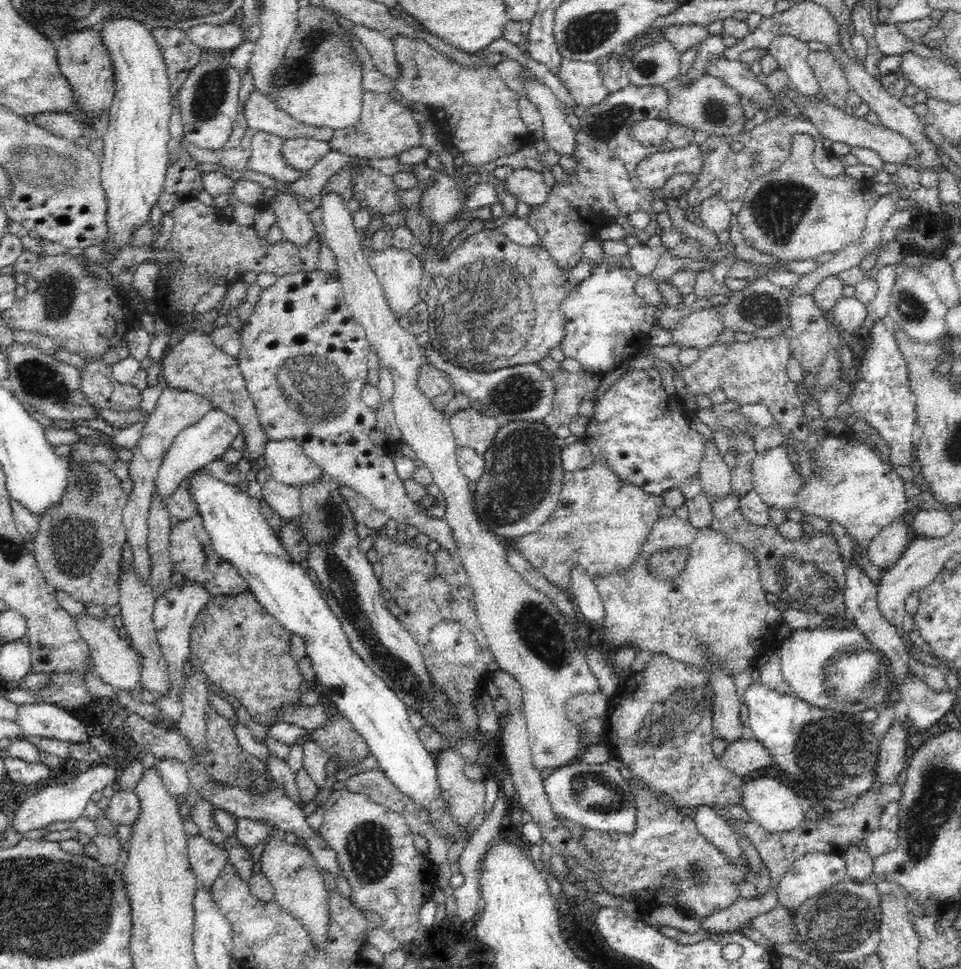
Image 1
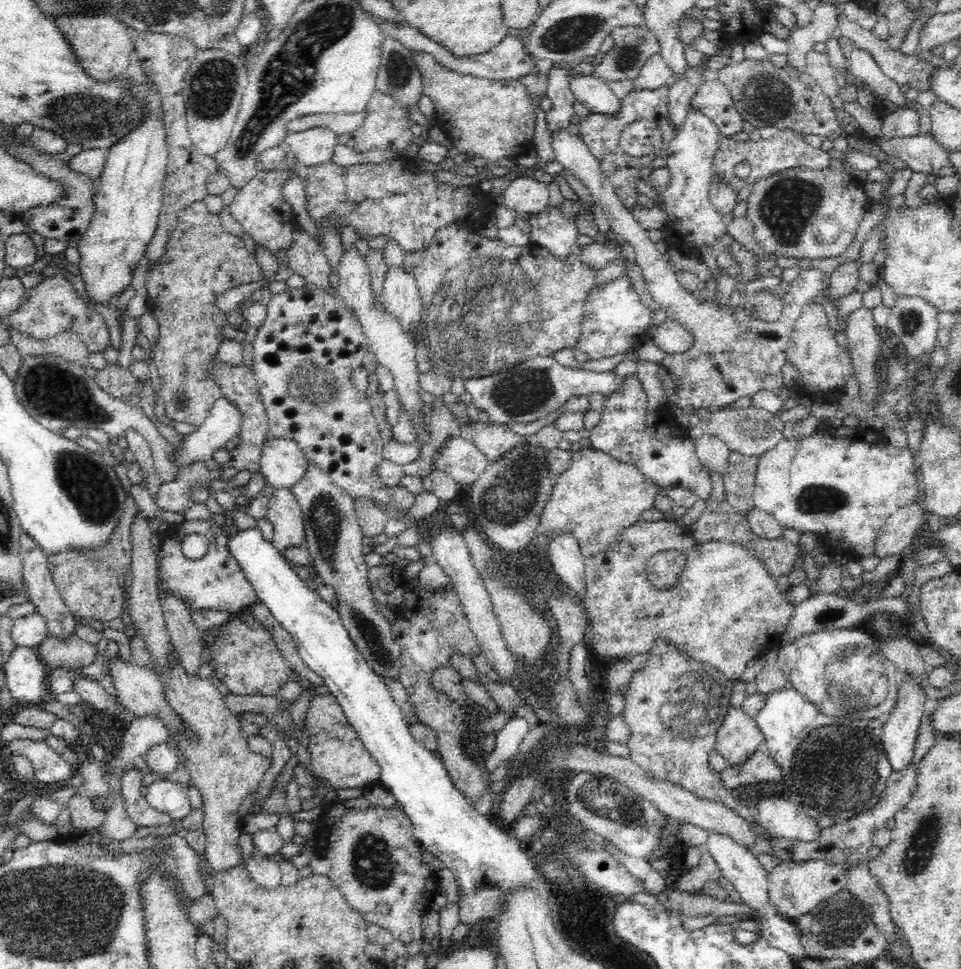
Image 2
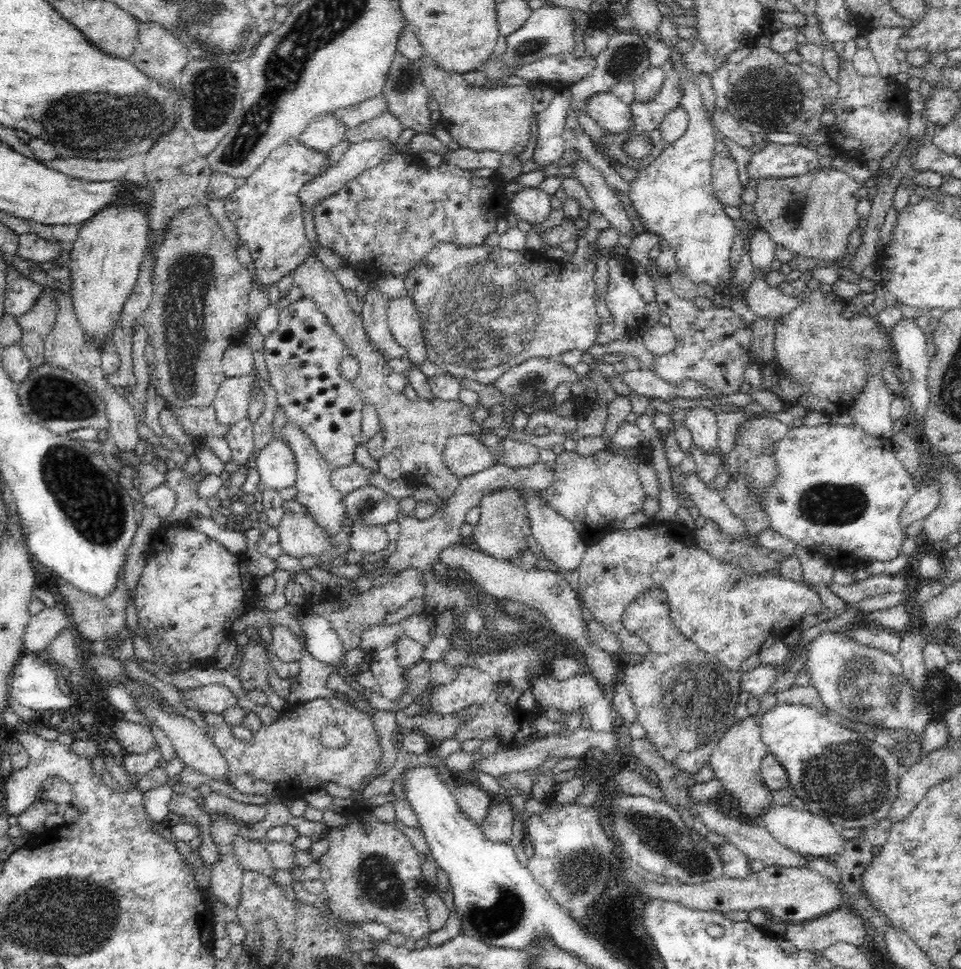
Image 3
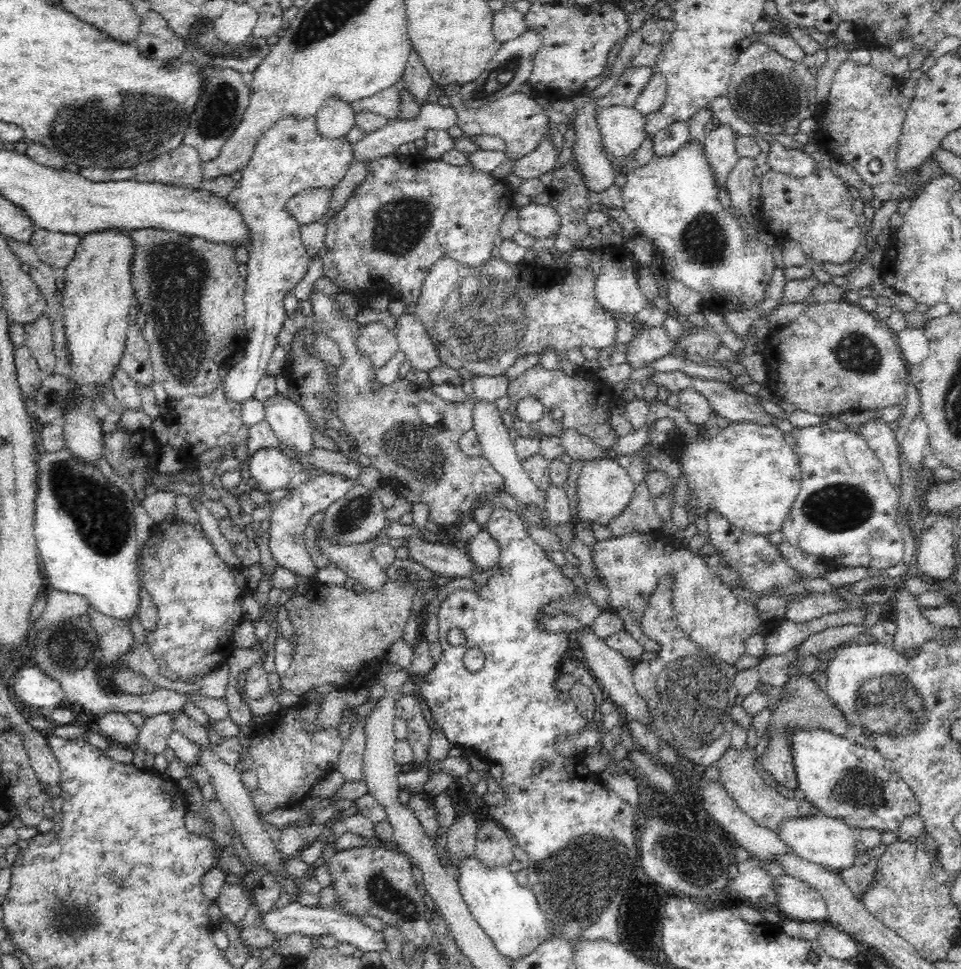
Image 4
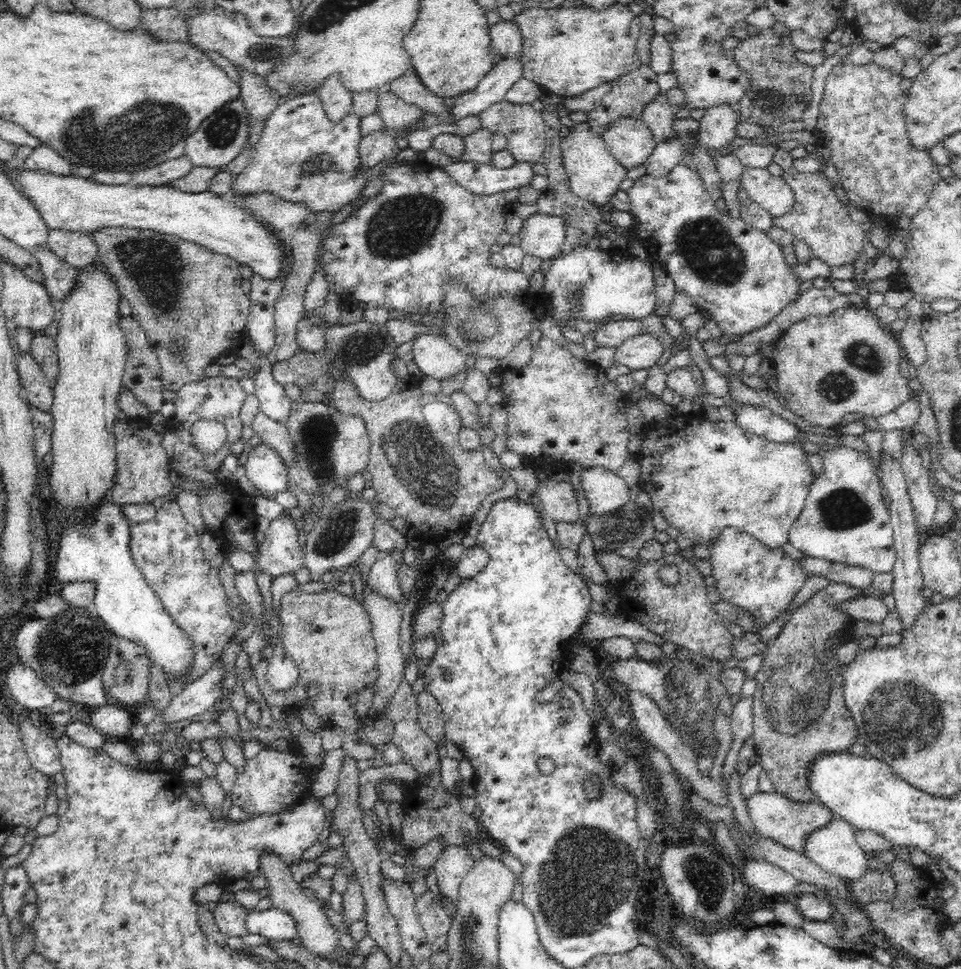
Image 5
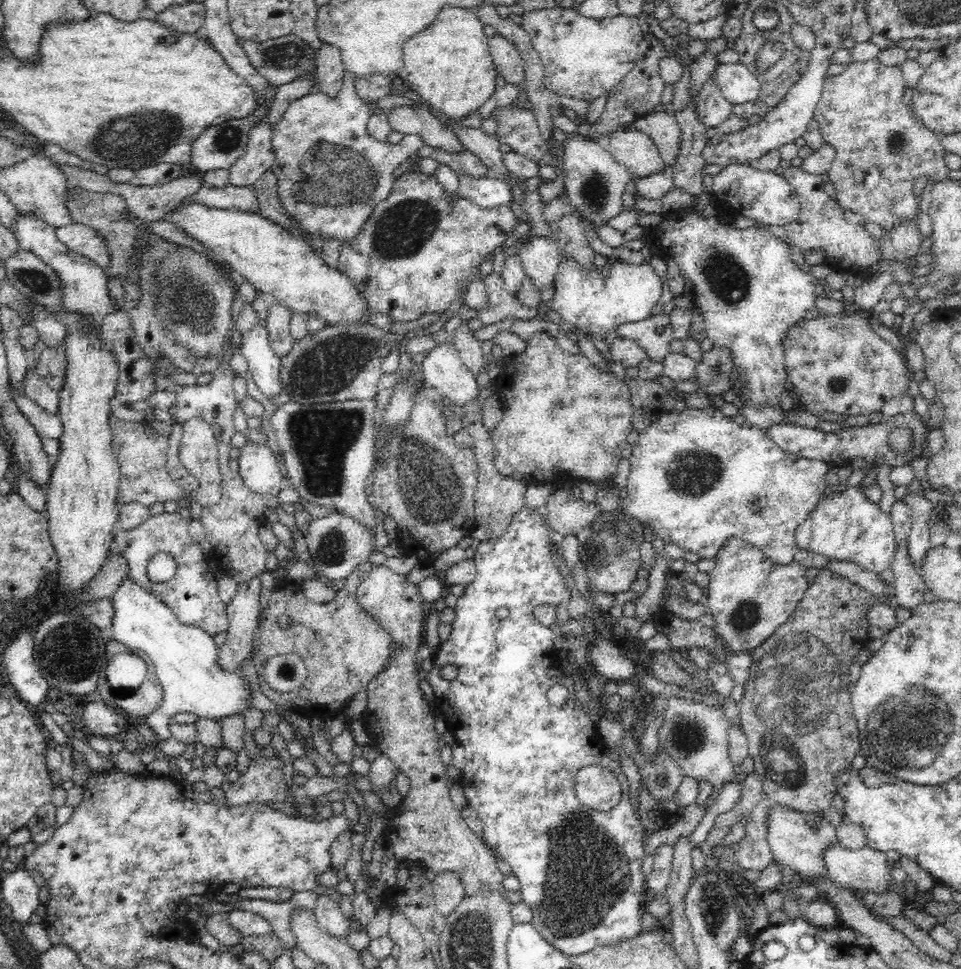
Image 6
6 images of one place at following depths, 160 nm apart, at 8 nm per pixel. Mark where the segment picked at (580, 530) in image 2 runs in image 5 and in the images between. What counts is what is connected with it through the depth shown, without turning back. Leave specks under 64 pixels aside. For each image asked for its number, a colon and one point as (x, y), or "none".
3: (596, 493)
4: (604, 488)
5: (605, 491)

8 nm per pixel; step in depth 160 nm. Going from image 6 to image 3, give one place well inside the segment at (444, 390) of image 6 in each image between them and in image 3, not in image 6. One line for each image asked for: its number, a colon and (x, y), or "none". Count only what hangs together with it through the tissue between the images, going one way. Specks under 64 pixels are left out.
3: (404, 321)
4: (413, 339)
5: (436, 357)

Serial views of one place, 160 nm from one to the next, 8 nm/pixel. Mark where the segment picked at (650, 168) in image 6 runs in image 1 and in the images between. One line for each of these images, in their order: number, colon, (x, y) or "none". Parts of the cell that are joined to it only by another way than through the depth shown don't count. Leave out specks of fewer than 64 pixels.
1: (583, 80)
2: (594, 93)
3: (613, 115)
4: (623, 129)
5: (630, 142)

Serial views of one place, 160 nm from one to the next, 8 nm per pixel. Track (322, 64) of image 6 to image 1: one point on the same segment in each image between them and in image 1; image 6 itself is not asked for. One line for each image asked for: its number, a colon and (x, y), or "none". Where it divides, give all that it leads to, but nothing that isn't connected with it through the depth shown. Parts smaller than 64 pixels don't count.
1: (302, 154)
2: (314, 146)
3: (323, 133)
4: (335, 119)
5: (337, 101)

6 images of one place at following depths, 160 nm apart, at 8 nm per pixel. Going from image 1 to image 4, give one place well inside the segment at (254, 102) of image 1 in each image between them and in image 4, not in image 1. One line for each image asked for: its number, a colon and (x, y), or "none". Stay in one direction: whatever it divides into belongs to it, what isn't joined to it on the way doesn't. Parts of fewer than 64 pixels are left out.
2: (342, 124)
3: (361, 113)
4: (387, 103)

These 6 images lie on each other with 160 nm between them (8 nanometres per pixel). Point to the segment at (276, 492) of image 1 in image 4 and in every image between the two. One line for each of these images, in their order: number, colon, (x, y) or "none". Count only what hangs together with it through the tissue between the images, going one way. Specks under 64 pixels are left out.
2: (284, 513)
3: (300, 537)
4: (356, 560)

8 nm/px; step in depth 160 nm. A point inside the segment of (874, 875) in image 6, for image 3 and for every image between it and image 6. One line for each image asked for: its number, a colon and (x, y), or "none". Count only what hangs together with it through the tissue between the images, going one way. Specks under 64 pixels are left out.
3: (810, 835)
4: (828, 842)
5: (833, 848)

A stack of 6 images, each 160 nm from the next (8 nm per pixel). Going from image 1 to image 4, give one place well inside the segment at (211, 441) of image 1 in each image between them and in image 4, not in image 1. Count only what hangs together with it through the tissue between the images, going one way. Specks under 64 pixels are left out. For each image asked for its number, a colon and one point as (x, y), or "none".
2: (223, 422)
3: (231, 402)
4: (290, 157)

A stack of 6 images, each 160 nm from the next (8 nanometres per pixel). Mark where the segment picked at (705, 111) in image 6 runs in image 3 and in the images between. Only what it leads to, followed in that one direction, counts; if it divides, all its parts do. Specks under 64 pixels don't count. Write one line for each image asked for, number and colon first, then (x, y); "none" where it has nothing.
3: (728, 190)
4: (720, 151)
5: (718, 128)

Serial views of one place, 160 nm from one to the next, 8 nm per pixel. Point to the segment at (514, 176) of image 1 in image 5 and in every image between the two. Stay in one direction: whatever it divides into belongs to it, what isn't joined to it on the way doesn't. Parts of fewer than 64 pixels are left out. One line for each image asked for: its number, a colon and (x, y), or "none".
2: (525, 195)
3: (532, 204)
4: (541, 221)
5: (542, 235)

